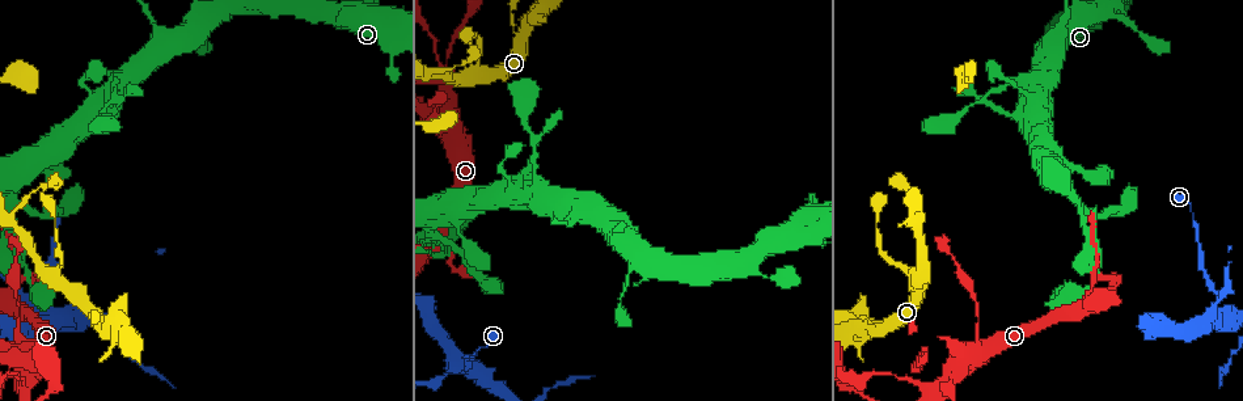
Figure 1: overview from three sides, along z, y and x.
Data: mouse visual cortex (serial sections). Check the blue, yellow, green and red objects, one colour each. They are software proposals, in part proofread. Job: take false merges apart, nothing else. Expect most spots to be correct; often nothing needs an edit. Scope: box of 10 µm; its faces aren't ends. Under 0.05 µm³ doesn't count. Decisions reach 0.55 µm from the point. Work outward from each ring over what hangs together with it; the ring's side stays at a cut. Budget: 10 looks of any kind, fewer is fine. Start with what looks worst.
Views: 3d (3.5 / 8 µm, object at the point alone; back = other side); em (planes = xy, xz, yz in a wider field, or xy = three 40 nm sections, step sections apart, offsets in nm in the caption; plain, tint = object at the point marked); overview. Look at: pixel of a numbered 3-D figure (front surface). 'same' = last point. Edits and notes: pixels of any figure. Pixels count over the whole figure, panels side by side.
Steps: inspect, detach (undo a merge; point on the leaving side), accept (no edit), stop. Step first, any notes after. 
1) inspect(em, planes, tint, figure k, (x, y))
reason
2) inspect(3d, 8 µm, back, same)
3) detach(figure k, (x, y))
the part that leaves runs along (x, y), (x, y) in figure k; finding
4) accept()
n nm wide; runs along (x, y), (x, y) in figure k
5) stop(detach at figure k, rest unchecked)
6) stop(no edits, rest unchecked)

inspect(3d, 3.5 µm, figure 1, (443, 254))
three-way junction

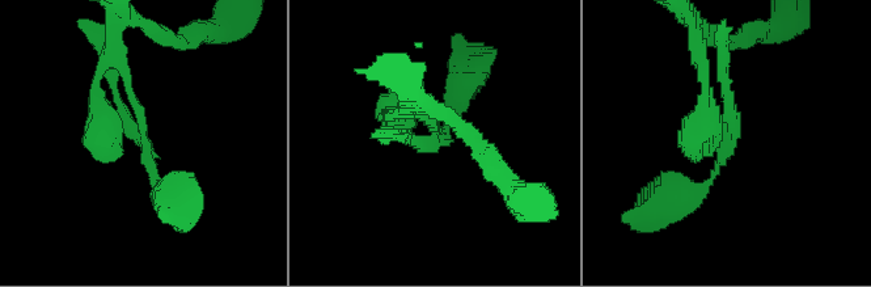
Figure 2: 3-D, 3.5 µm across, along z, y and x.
inspect(em, xy, step 1, tint, figure 2, (726, 134))
3 arms; arms of 100, 150, 150 nm; need the tissue

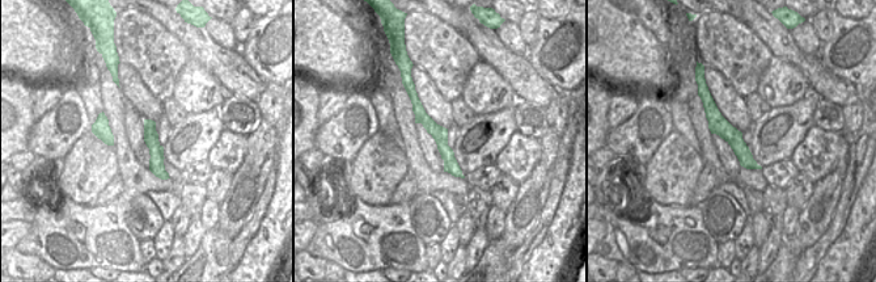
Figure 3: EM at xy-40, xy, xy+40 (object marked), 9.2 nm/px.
inspect(em, xy, step 2, tint, same)
cut it another way

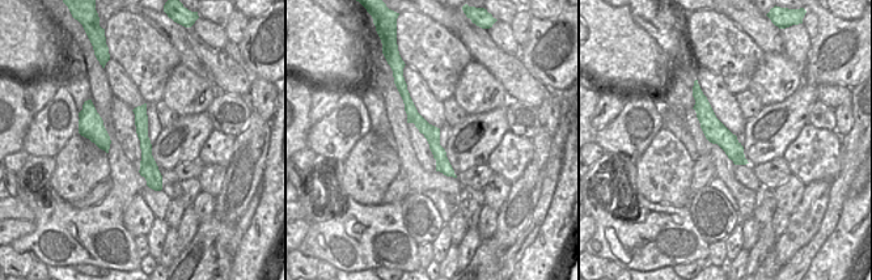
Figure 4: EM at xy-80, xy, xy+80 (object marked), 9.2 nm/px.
detach(figure 2, (140, 142))
the part that leaves runs along (132, 97), (140, 142), (164, 194) in figure 2; a second cell is stuck on

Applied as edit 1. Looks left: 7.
inspect(overview)
see it whole again

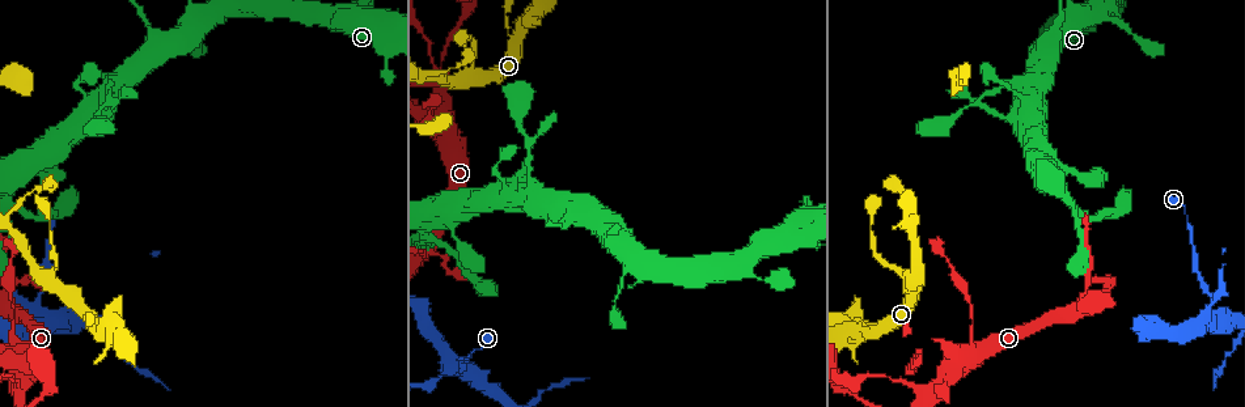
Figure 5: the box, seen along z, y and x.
inspect(3d, 3.5 µm, figure 5, (465, 80))
two arms in line, one across

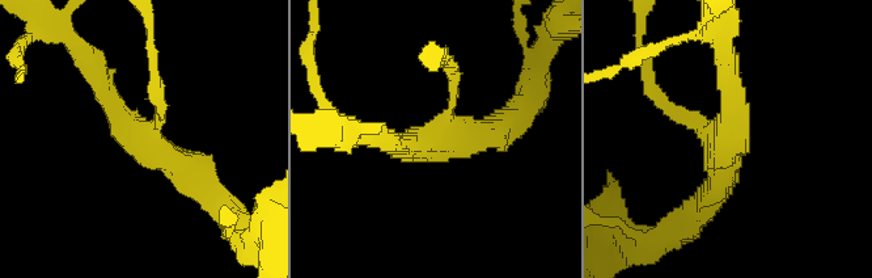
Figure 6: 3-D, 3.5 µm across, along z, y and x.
inspect(em, xy, step 3, tint, figure 6, (724, 144))
3 arms; arms of 150, 250, 350 nm

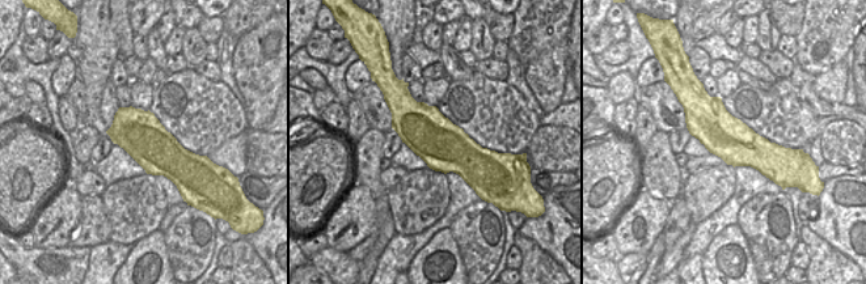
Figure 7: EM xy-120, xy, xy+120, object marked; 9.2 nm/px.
accept()
runs along (215, 198), (123, 122), (94, 74) in figure 6; all the same cell

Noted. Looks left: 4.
inspect(3d, 8 µm, figure 5, (532, 144))
sharp bend

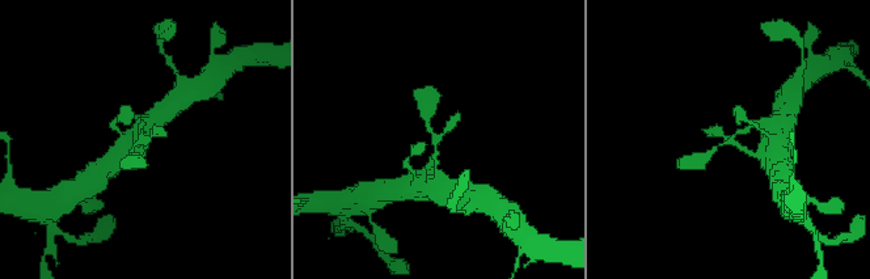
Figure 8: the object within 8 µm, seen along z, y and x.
inspect(3d, 3.5 µm, same)

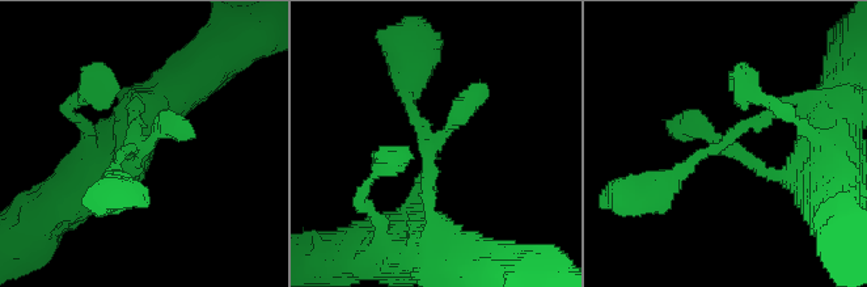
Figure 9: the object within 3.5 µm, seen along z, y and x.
inspect(em, xy, step 5, tint, figure 9, (435, 146))
now the EM

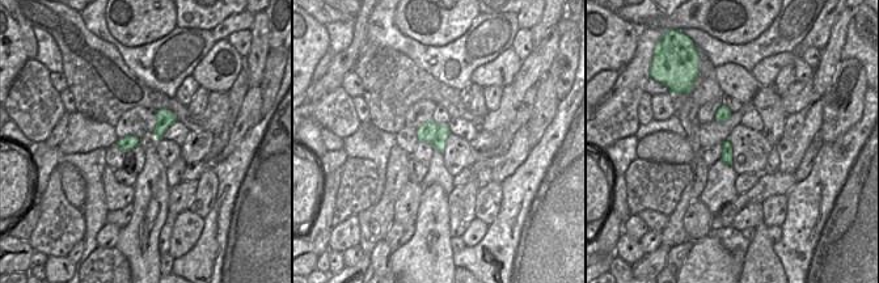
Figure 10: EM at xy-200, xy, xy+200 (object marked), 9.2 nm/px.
accept()
runs along (802, 171), (770, 174), (714, 147), (660, 188) in figure 9; continuous, no second cell

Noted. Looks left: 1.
stop(detach at figure 2, rest unchecked)

